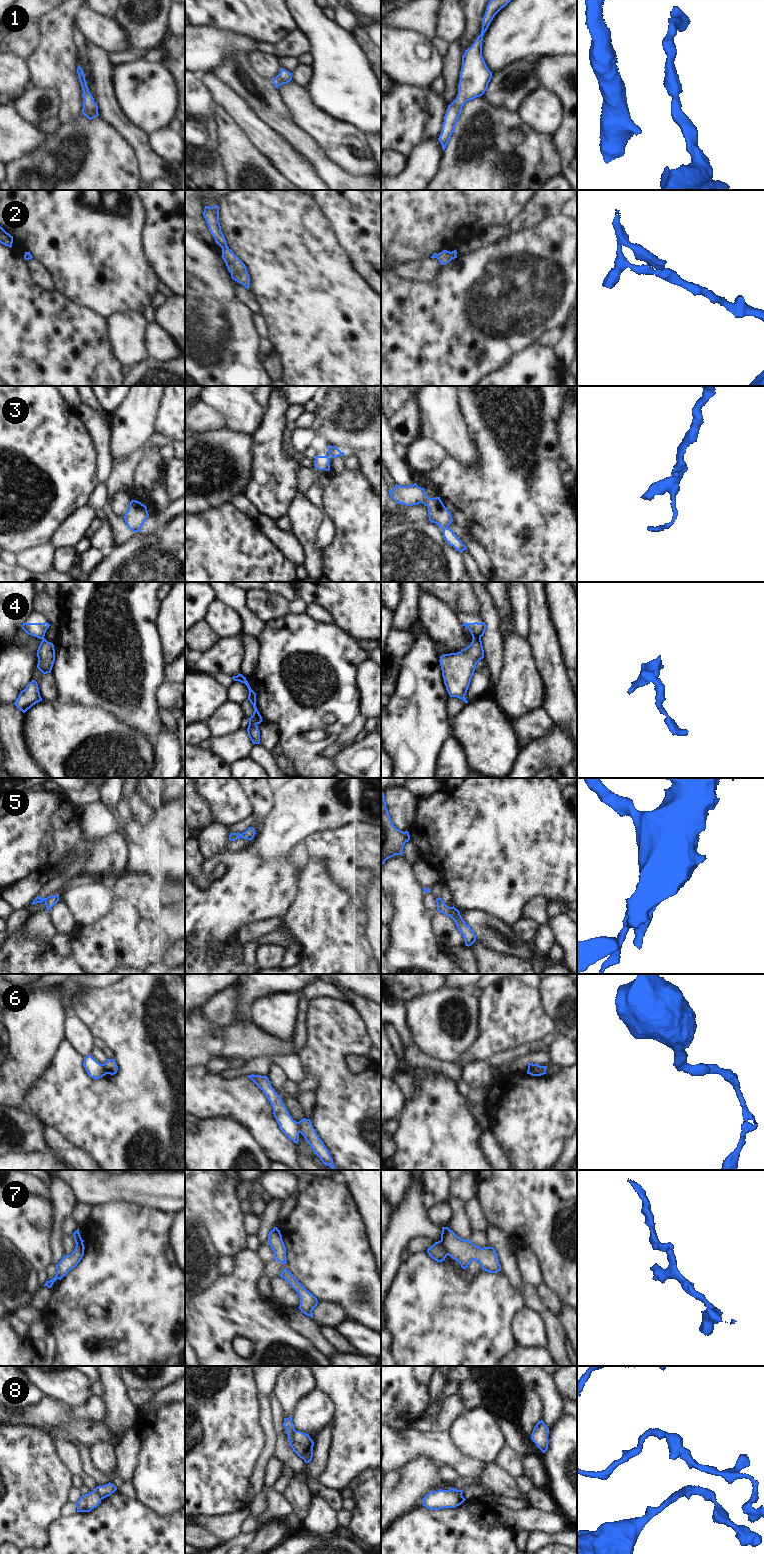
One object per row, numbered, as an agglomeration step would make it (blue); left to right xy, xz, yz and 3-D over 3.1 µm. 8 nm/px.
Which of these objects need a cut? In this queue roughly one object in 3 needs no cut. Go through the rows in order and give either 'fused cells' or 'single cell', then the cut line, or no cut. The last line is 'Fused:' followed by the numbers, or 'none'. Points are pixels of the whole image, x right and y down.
1: single cell; cut none
2: fused cells; cut xz (226, 245), (222, 248)
3: fused cells; cut yz (447, 527), (443, 530)
4: fused cells; cut yz (480, 638), (473, 639)
5: fused cells; cut xz (240, 834), (241, 837)
6: fused cells; cut xz (296, 1122), (299, 1132)
7: fused cells; cut yz (440, 1240), (447, 1254)
8: fused cells; cut xz (295, 1430), (292, 1433), (290, 1443)
Fused: 2, 3, 4, 5, 6, 7, 8

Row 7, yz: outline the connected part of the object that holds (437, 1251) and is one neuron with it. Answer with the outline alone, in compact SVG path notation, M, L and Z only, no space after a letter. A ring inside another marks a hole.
M441 1241L435 1242L427 1249L429 1256L437 1262L442 1262L447 1257L447 1251Z

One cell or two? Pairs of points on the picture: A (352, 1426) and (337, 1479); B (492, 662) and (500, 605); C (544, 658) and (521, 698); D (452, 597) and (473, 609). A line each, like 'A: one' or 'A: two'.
A: one
B: two
C: two
D: one

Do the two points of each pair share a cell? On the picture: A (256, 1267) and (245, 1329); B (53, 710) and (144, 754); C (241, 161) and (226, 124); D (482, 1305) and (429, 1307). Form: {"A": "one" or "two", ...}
{"A": "one", "B": "one", "C": "one", "D": "one"}

